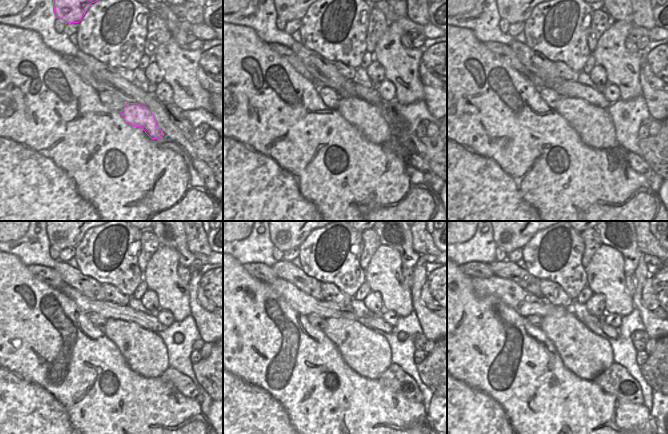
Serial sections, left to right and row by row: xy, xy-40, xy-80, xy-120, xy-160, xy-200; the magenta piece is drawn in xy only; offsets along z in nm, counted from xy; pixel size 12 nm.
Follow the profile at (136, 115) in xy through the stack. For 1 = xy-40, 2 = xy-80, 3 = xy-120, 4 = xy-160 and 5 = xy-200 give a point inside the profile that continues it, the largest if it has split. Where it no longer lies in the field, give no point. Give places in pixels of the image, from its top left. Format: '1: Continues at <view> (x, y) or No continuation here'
1: Continues at xy-40 (367, 118)
2: Continues at xy-80 (594, 125)
3: Continues at xy-120 (144, 351)
4: Continues at xy-160 (364, 350)
5: Continues at xy-200 (586, 354)

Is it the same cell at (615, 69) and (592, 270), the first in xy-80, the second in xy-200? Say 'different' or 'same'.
same

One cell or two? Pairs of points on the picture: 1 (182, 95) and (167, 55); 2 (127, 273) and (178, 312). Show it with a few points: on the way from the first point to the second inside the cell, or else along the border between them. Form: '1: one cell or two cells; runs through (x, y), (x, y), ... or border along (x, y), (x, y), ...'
1: one cell; runs through (184, 85), (180, 68), (177, 65)
2: two cells; border along (142, 273), (144, 279)

